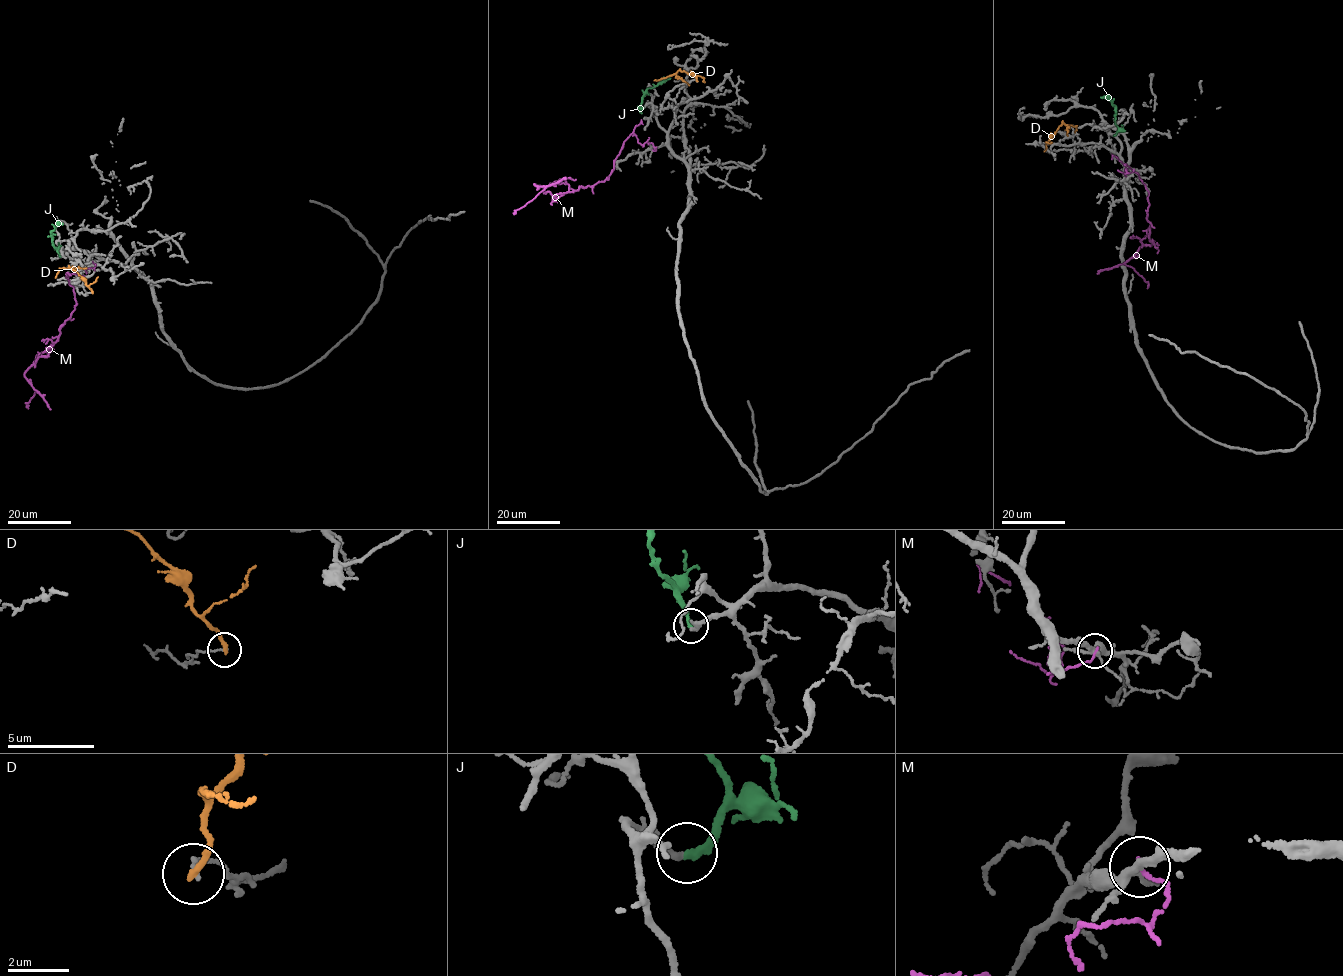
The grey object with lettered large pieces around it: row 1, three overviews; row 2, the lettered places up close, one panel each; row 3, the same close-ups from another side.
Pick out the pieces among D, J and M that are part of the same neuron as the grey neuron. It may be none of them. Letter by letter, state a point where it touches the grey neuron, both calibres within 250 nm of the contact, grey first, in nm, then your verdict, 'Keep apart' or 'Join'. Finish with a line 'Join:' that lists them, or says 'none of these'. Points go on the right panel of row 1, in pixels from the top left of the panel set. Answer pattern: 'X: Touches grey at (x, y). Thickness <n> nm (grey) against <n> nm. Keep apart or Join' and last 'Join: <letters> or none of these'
D: Touches grey at (1044, 151). Thickness 130 nm (grey) against 220 nm. Keep apart
J: Touches grey at (1113, 135). Thickness 240 nm (grey) against 300 nm. Join
M: Touches grey at (1133, 170). Thickness 170 nm (grey) against 120 nm. Keep apart
Join: J

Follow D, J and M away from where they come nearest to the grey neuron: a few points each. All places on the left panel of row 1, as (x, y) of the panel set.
D: (92, 292), (84, 280), (69, 267), (60, 268), (55, 278)
J: (59, 256), (50, 231), (56, 225), (62, 225)
M: (93, 262), (84, 276), (66, 277), (77, 305), (58, 340), (24, 374), (37, 392), (28, 409)

